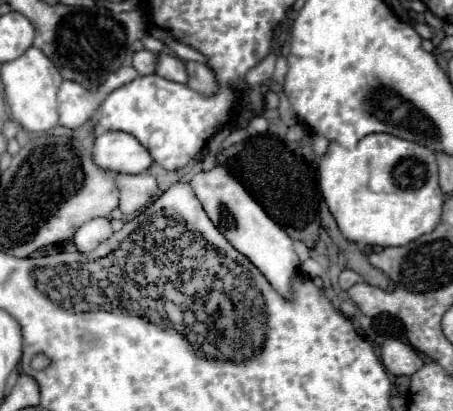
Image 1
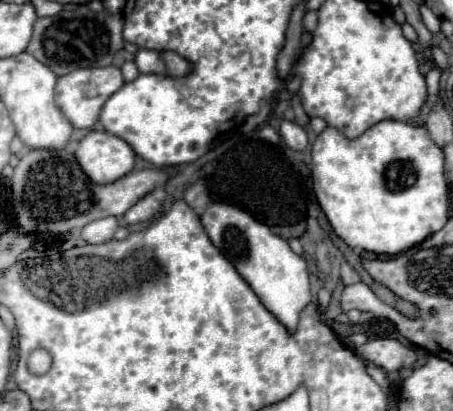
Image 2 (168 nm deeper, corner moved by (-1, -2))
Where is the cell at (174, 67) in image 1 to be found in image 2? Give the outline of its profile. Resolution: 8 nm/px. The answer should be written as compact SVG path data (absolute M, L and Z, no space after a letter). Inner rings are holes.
M139 49L135 55L135 65L139 73L165 73L165 63L157 51Z

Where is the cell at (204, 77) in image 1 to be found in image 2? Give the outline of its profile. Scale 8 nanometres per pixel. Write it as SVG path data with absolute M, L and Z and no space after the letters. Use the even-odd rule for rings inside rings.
M161 51L161 57L163 57L167 73L171 77L185 77L191 71L191 65L183 57L173 53L173 51Z

